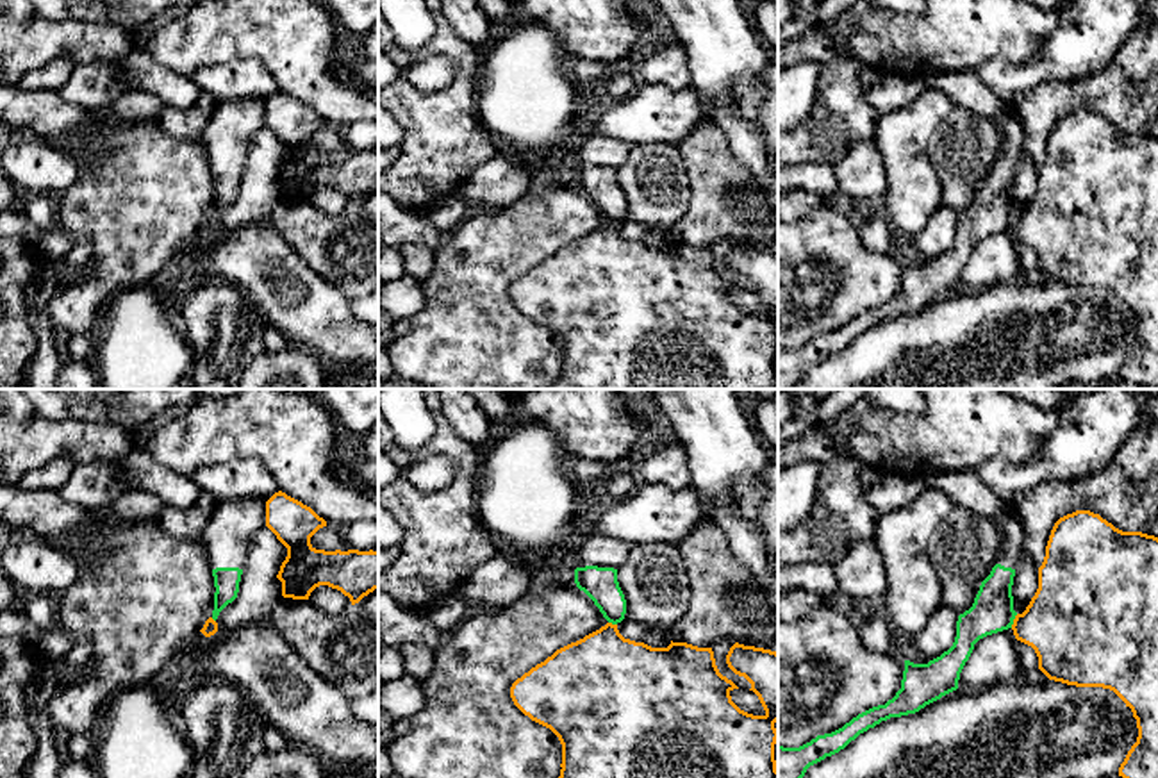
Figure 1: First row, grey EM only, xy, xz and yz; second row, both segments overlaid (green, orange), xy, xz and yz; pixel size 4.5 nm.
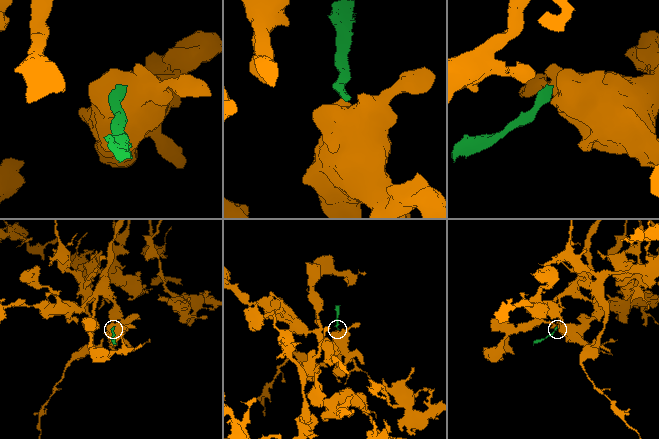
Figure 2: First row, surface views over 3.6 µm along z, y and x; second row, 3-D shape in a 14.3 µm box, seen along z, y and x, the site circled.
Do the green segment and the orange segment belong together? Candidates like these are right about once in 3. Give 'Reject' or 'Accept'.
Reject

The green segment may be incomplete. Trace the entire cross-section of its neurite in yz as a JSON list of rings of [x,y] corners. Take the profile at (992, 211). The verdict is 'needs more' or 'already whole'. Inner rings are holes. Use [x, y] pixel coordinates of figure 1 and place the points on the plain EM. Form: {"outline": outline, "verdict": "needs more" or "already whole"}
{"outline": [[[1005,111],[999,125],[999,157],[990,175],[981,182],[972,207],[958,216],[953,246],[928,264],[905,261],[901,289],[885,305],[873,307],[853,318],[842,328],[817,335],[799,348],[778,346],[778,389],[789,389],[792,384],[803,380],[810,366],[839,353],[860,334],[881,321],[915,314],[956,291],[960,273],[974,244],[987,236],[1012,228],[1017,216],[1013,211],[1012,186],[1024,153],[1024,132],[1021,120],[1012,111]]], "verdict": "needs more"}

